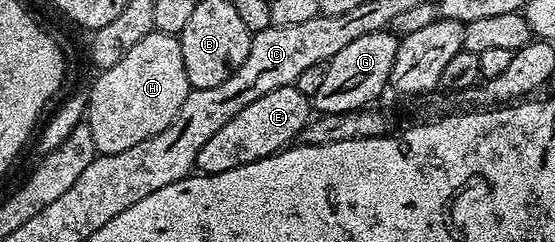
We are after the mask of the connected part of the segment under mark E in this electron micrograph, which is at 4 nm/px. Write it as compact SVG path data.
M295 84L280 86L280 90L268 90L268 94L244 106L240 114L224 122L224 126L220 126L220 130L216 130L216 134L204 142L200 154L196 154L194 167L199 173L211 176L224 170L236 170L236 166L248 166L248 162L256 162L260 158L275 156L301 137L311 119L311 97L300 94Z

